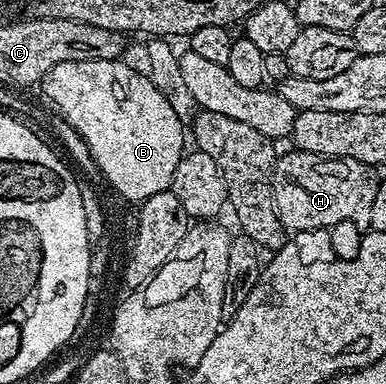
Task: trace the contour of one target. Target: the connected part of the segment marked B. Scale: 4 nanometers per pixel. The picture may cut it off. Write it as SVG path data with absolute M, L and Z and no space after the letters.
M78 60L54 64L54 68L46 72L42 89L47 101L56 104L59 112L66 113L75 126L84 130L86 144L92 145L94 158L100 161L102 169L108 170L109 179L120 192L132 194L137 199L140 194L154 196L171 187L174 168L178 168L186 150L186 126L178 120L174 108L170 108L170 100L154 88L147 73L140 71L139 74L124 60Z

